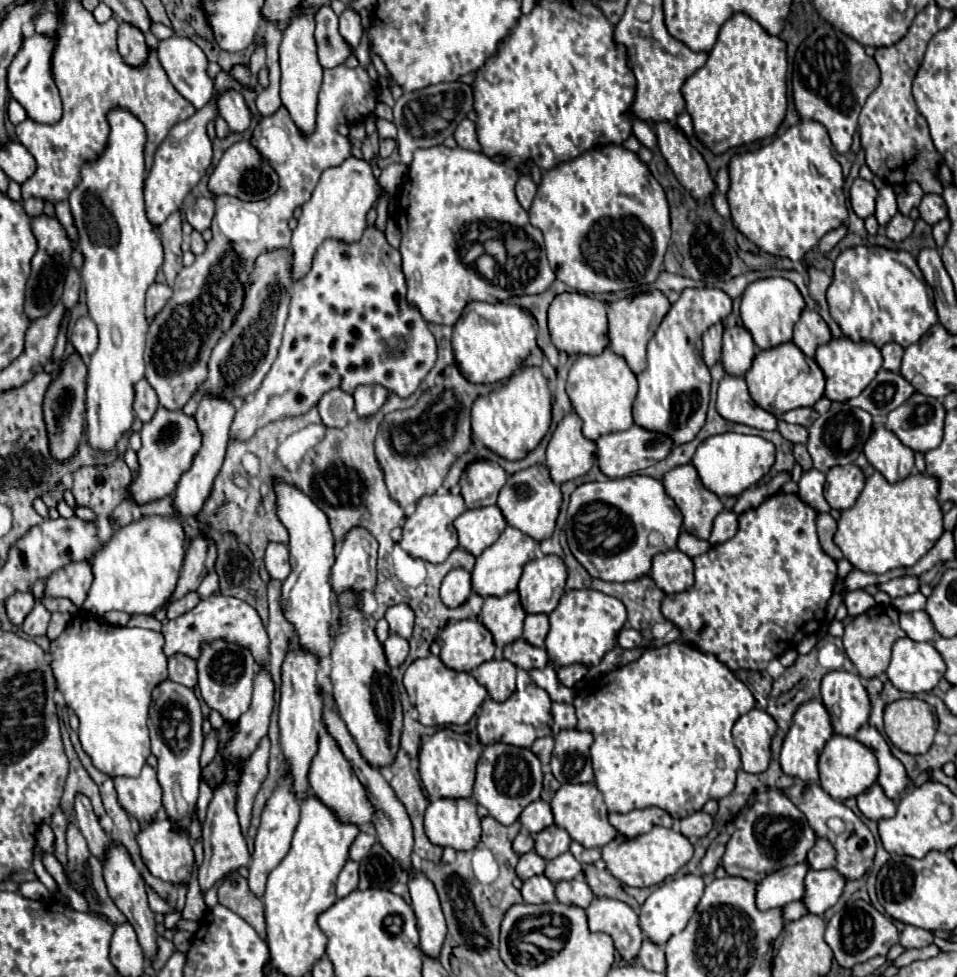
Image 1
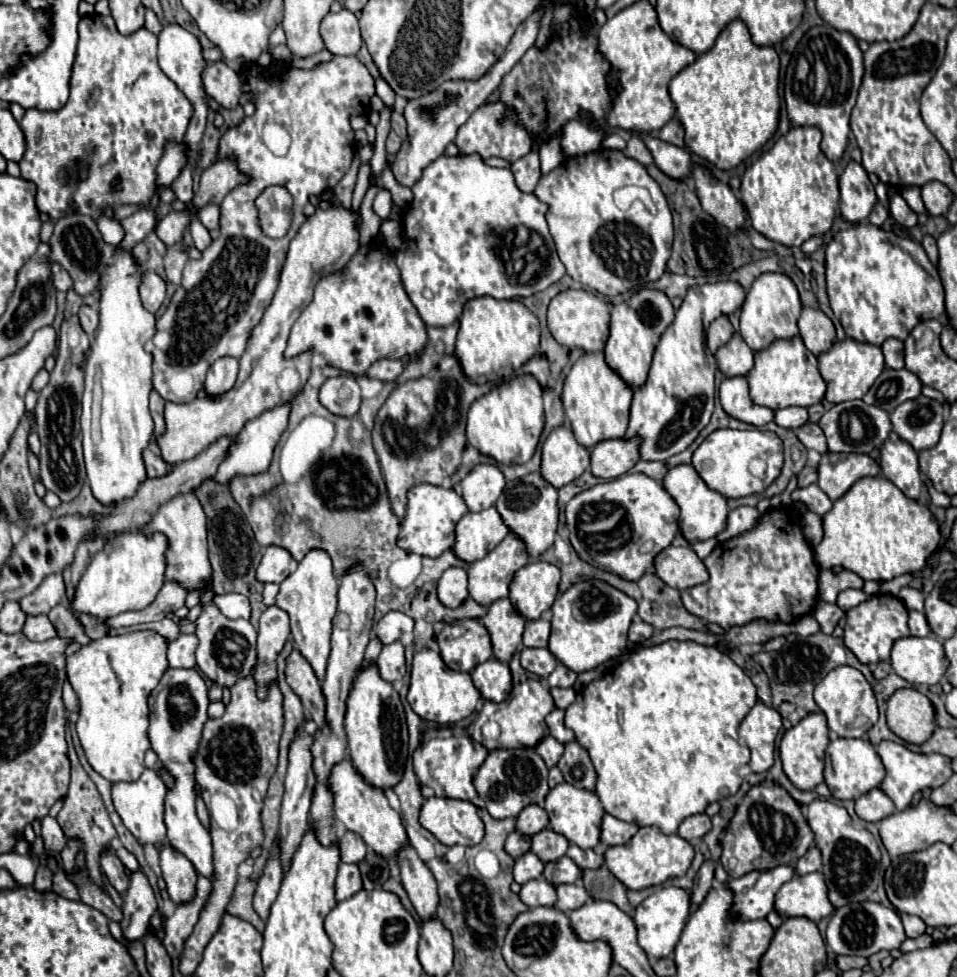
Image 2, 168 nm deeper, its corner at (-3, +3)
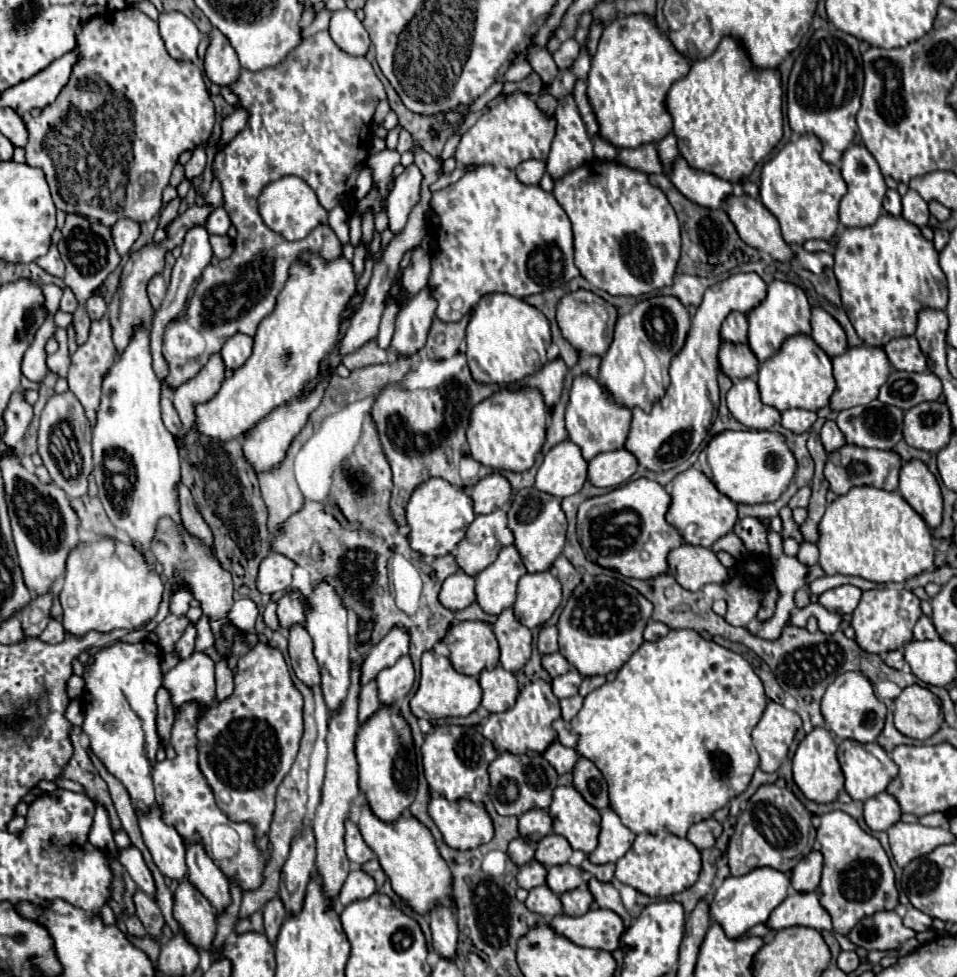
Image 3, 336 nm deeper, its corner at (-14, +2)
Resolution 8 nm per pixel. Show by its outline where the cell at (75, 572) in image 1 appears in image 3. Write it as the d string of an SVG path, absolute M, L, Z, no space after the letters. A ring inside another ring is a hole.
M48 593L46 597L34 597L34 601L30 601L30 605L26 605L26 609L20 611L20 621L22 621L22 631L24 637L38 637L48 621L50 621L50 607L52 607L52 599L54 595Z

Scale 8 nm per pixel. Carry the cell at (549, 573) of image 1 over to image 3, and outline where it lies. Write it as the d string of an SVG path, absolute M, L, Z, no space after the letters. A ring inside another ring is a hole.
M526 573L518 581L514 617L528 629L544 625L562 601L560 581L550 573Z

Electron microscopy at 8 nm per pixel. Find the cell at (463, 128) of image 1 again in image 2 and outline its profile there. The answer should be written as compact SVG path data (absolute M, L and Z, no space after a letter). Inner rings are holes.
M495 102L495 104L483 104L479 106L471 118L467 120L467 124L463 124L463 128L459 128L457 132L457 138L455 138L455 144L459 146L459 150L463 154L481 154L481 158L491 158L491 156L499 156L499 158L505 158L509 162L515 162L523 156L529 154L531 150L531 136L527 130L519 128L517 124L513 124L509 118L507 118L507 110L501 102Z

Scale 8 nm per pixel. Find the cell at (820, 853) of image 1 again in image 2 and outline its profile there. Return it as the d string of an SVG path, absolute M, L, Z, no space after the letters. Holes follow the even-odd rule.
M813 844L805 856L799 858L797 866L795 866L795 874L803 876L803 874L811 874L811 872L817 872L823 868L823 862L821 862L821 850Z

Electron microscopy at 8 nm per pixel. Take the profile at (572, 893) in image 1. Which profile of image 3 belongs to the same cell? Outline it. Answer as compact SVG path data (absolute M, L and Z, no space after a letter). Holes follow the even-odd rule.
M581 886L562 893L560 901L562 901L562 907L564 907L564 915L578 917L578 915L584 915L590 909L594 897L586 887Z

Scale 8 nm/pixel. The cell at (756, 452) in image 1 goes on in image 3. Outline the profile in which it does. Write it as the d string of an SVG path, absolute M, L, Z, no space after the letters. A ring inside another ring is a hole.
M769 430L722 431L700 451L698 463L720 493L744 505L776 501L796 473L796 459L784 437Z

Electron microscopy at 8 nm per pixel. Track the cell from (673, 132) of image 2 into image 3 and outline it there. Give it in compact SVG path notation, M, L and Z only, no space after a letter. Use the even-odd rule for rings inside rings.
M670 133L666 135L658 145L656 145L656 151L658 151L658 157L660 157L660 163L664 167L664 173L670 171L670 161L674 161L678 157L678 145L676 145L676 137Z

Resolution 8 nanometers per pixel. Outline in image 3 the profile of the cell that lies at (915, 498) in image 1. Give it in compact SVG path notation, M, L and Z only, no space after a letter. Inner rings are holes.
M854 487L828 503L818 525L820 567L826 575L852 575L872 583L902 583L934 569L932 533L900 493Z

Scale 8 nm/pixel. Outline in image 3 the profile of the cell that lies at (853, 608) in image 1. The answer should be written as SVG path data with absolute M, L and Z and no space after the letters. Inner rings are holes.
M840 585L834 589L824 591L822 595L818 595L818 603L822 607L826 607L830 613L838 613L838 615L848 615L856 609L858 601L862 597L862 591L854 585Z

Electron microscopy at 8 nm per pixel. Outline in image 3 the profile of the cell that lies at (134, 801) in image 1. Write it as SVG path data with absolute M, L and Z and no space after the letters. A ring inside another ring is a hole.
M158 805L146 813L138 813L138 823L144 843L150 849L160 873L170 879L184 879L188 873L186 845L182 845L182 837L178 837L178 833L174 833L162 817L158 817Z

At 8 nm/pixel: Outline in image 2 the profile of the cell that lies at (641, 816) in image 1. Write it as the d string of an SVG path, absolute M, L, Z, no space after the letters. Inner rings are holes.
M611 814L603 816L603 830L601 830L601 840L609 846L617 844L627 844L631 836L635 836L639 830L639 824L635 822L623 822Z

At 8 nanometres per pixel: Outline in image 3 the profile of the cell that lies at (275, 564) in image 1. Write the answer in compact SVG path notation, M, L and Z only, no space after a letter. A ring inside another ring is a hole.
M270 551L268 557L260 563L260 571L256 577L256 587L260 593L276 593L276 591L284 591L290 587L292 583L292 569L294 569L294 561L290 561L288 557Z

